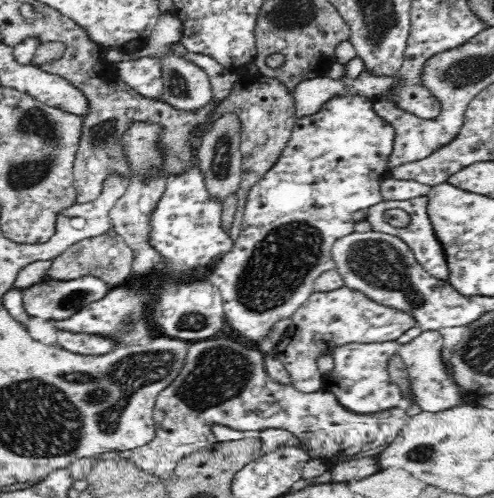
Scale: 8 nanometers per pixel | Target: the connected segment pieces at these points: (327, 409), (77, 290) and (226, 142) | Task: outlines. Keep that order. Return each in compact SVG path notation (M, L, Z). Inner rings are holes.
M213 337L190 342L182 370L178 372L170 387L162 390L156 398L153 414L156 428L154 438L148 445L130 451L128 454L130 460L136 467L151 475L160 476L165 482L182 458L207 448L216 441L212 427L214 424L220 424L240 431L264 431L276 428L286 430L296 436L308 449L306 452L311 459L326 462L336 456L353 456L390 443L411 418L406 414L404 405L376 414L355 415L354 412L348 412L342 407L332 392L321 390L302 393L291 386L286 387L276 382L266 372L264 356L262 351L243 339Z
M82 276L74 280L54 280L44 278L42 281L21 290L21 300L24 309L32 318L44 321L64 320L75 312L86 308L90 303L100 300L110 290L110 285L95 276Z
M232 112L222 114L218 120L214 120L212 128L202 136L201 145L198 148L197 160L199 169L204 175L206 189L213 198L224 200L226 196L241 192L244 180L244 162L240 150L240 123L239 118Z

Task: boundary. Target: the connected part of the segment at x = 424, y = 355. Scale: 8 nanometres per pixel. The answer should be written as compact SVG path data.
M422 331L408 343L401 344L399 355L408 371L408 379L411 383L411 396L414 403L418 404L424 412L441 412L452 407L466 405L467 391L456 385L453 379L452 369L442 361L442 335L439 331Z

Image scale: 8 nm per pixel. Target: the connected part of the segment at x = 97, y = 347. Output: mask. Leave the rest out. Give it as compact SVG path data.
M57 330L56 339L62 348L82 355L103 355L108 353L112 346L120 346L109 336L98 336L85 332Z

